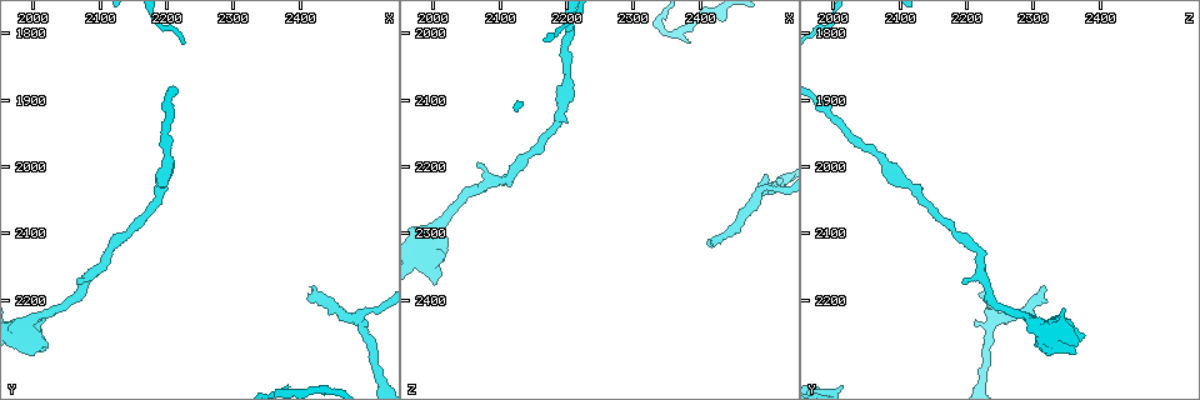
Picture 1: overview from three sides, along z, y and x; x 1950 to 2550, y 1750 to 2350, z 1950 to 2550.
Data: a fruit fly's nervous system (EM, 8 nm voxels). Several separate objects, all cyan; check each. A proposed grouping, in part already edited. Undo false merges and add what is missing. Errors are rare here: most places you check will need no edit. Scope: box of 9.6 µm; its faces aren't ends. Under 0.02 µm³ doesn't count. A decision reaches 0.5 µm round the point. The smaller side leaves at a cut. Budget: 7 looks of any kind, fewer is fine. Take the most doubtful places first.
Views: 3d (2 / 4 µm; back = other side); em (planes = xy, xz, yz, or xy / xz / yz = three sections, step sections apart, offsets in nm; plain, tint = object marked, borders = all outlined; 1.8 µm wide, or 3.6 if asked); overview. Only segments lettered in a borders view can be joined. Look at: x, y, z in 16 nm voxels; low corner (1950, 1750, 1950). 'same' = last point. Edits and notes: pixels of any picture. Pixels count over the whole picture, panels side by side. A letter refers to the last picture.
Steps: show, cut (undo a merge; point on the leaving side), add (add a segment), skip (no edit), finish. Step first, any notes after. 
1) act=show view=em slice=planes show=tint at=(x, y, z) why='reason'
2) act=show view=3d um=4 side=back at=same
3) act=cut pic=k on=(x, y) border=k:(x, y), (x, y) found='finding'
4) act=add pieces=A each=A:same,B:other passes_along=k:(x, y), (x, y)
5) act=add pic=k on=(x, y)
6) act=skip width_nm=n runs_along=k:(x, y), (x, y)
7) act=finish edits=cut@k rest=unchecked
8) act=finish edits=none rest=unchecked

act=show view=em um=3.6 slice=xz step=16 show=tint at=(2005, 2260, 2375)

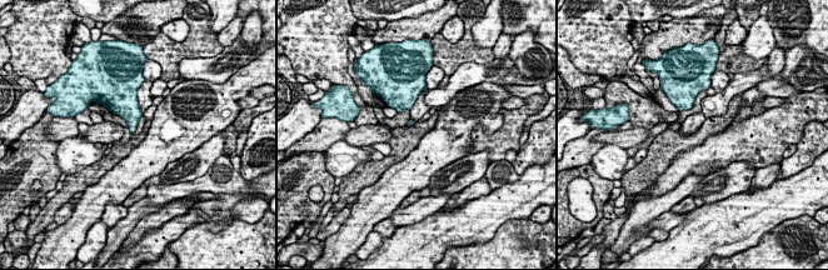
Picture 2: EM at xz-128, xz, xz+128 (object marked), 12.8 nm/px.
act=show view=em um=3.6 slice=planes show=borders at=same

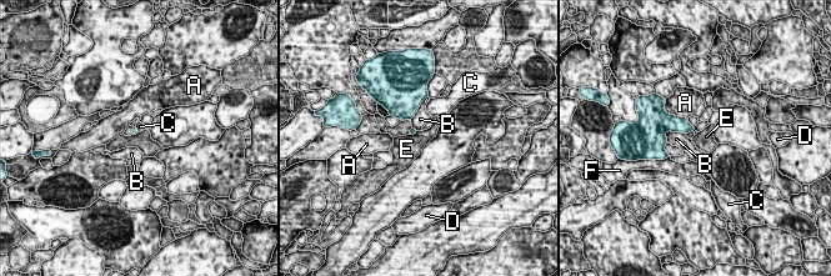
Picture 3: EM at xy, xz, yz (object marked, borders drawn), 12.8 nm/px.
act=skip longest_contact=A:320nm each=A:other,B:other,C:other,D:other,E:other,F:other border=3:(417, 131), (409, 135) found='none of them fits'

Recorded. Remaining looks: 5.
act=show view=3d um=4 at=(2070, 2170, 2195) why='an open end'

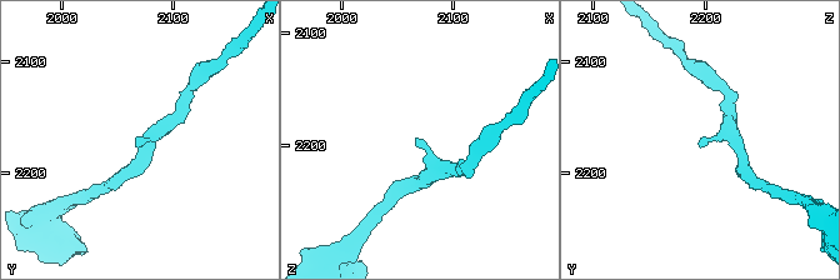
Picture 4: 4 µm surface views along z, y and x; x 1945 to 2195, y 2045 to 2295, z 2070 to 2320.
act=show view=em slice=yz step=16 show=tint at=(2066, 2176, 2194) why='shape alone is not enough'

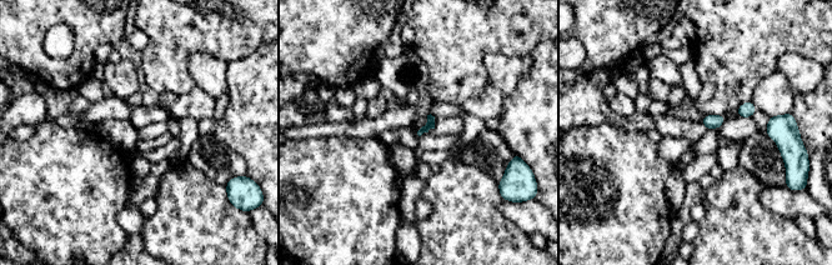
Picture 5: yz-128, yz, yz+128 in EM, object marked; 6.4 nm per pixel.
act=show view=em slice=planes show=borders at=same

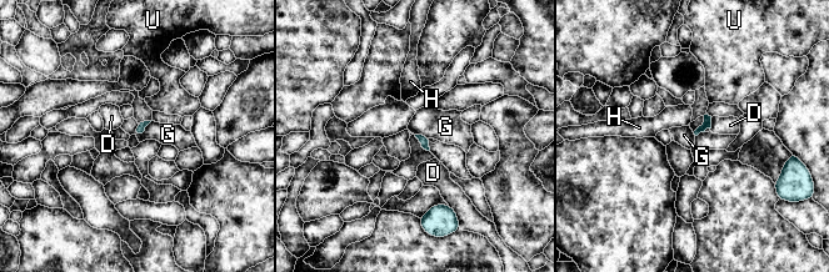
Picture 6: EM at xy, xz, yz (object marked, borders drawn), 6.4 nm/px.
act=skip each=D:other,G:other,H:other,U:other border=6:(151, 120), (145, 131), (136, 136) found='none of them fits'

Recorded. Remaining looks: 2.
act=finish edits=none rest=unchecked

